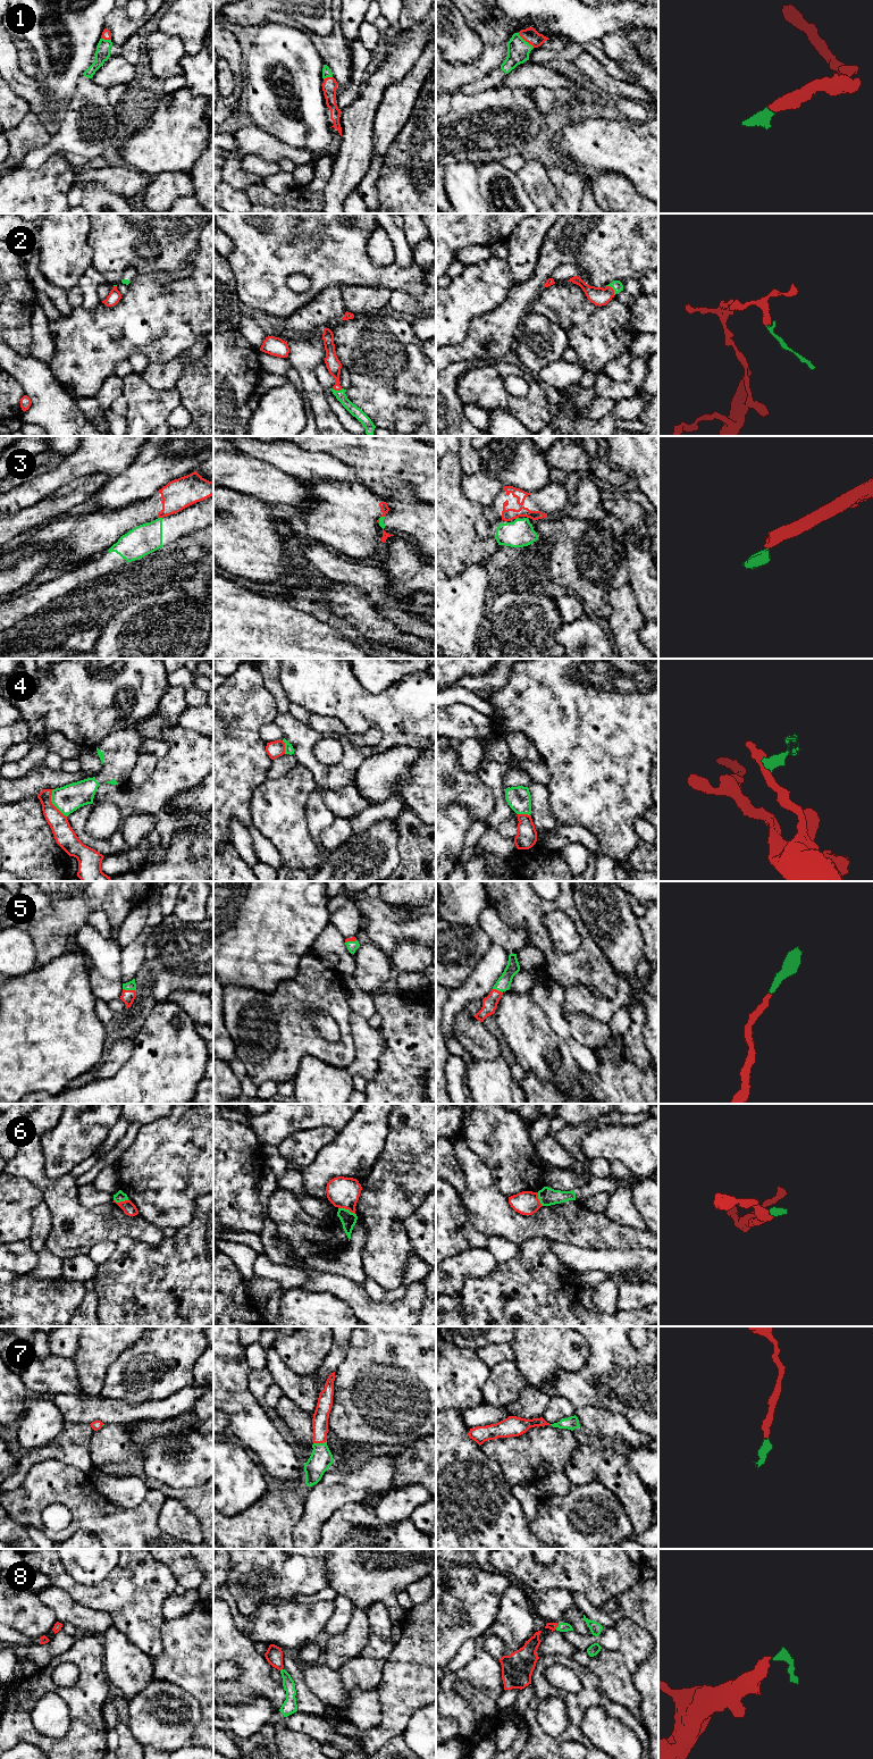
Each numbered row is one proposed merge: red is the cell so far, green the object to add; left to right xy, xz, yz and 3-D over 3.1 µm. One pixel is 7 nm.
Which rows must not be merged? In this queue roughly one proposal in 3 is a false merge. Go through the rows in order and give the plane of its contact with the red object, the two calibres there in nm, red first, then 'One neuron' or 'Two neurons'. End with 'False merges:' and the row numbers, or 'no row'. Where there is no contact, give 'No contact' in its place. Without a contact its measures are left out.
1: Touches red in yz. Thickness 110 nm (red) against 160 nm. One neuron
2: Touches red in yz. Thickness 130 nm (red) against 80 nm. One neuron
3: Touches red in xy. Thickness 220 nm (red) against 220 nm. Two neurons
4: Touches red in xy. Thickness 140 nm (red) against 190 nm. Two neurons
5: Touches red in xy. Thickness 100 nm (red) against 60 nm. One neuron
6: Touches red in xz. Thickness 220 nm (red) against 110 nm. One neuron
7: Touches red in xz. Thickness 110 nm (red) against 160 nm. One neuron
8: Touches red in yz. Thickness 50 nm (red) against 60 nm. One neuron
False merges: 3, 4

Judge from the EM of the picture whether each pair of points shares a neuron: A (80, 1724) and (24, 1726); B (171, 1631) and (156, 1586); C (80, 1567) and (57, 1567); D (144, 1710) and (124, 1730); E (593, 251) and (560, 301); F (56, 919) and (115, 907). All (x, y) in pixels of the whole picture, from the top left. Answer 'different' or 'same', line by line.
A: same
B: different
C: different
D: different
E: different
F: same

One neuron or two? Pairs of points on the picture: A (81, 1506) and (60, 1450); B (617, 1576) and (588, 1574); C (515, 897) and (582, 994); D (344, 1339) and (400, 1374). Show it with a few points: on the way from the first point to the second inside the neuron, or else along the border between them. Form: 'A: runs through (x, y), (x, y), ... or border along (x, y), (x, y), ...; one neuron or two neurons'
A: border along (38, 1463), (44, 1459), (59, 1459), (90, 1473); two neurons
B: runs through (610, 1574), (595, 1574); one neuron
C: border along (565, 989), (577, 985), (586, 985), (602, 995); two neurons
D: border along (351, 1338), (345, 1358), (337, 1366); two neurons

